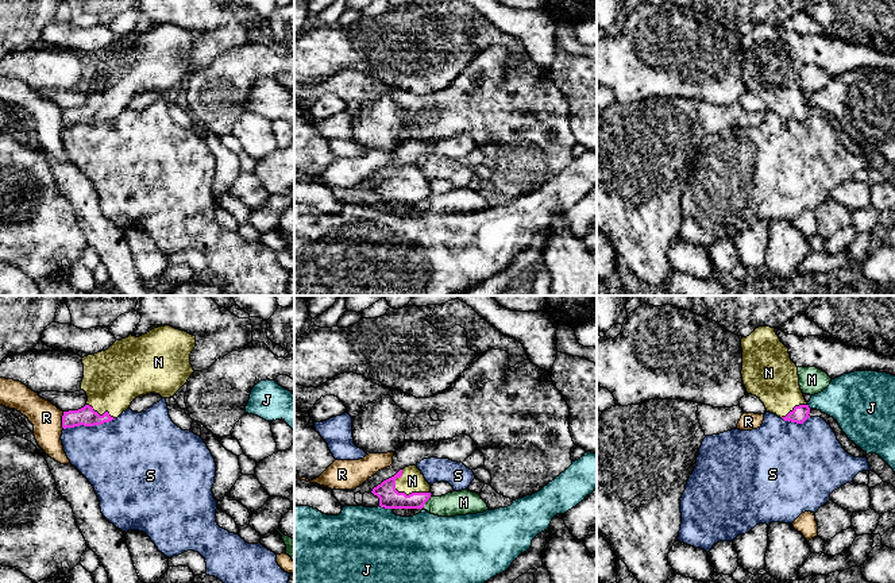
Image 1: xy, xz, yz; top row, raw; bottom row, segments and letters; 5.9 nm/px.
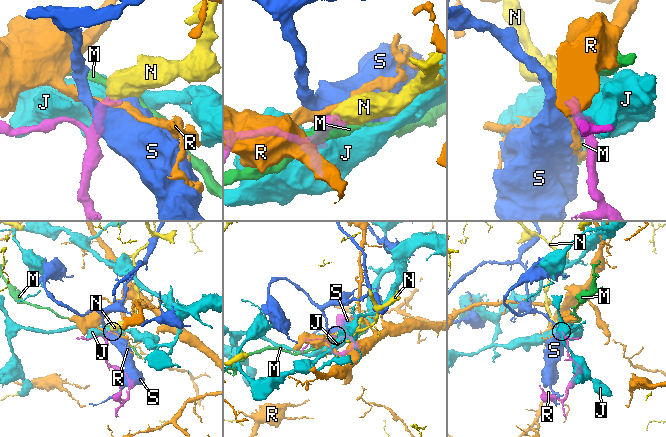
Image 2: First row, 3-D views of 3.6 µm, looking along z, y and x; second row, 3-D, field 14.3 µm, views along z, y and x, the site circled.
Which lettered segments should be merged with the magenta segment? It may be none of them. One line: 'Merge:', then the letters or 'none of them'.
Merge: N

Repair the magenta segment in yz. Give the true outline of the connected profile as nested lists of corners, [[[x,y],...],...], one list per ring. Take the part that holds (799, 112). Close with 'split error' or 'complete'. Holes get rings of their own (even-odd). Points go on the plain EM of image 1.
[[[756,26],[741,36],[741,46],[747,90],[756,93],[767,109],[803,121],[810,115],[810,105],[799,84],[798,65],[775,26]]]; split error

